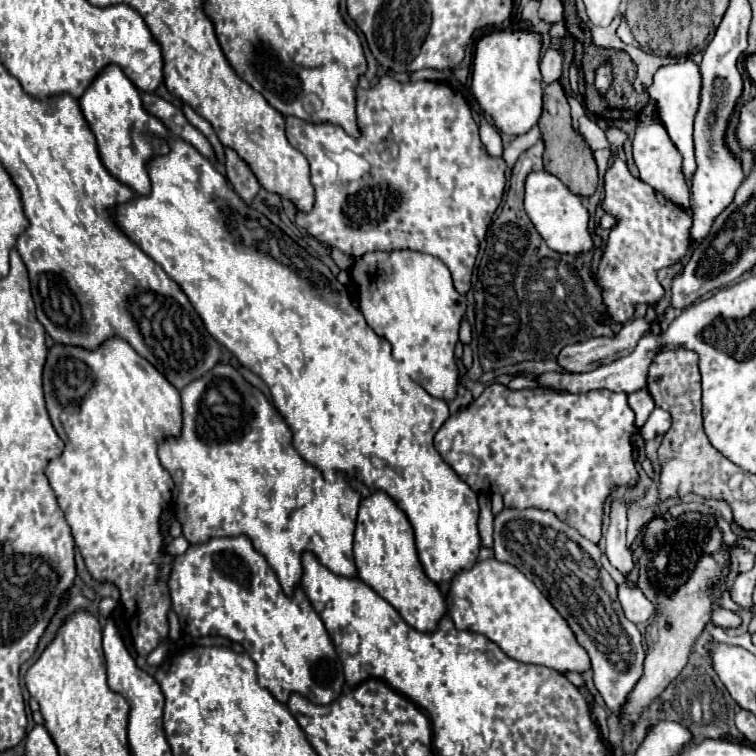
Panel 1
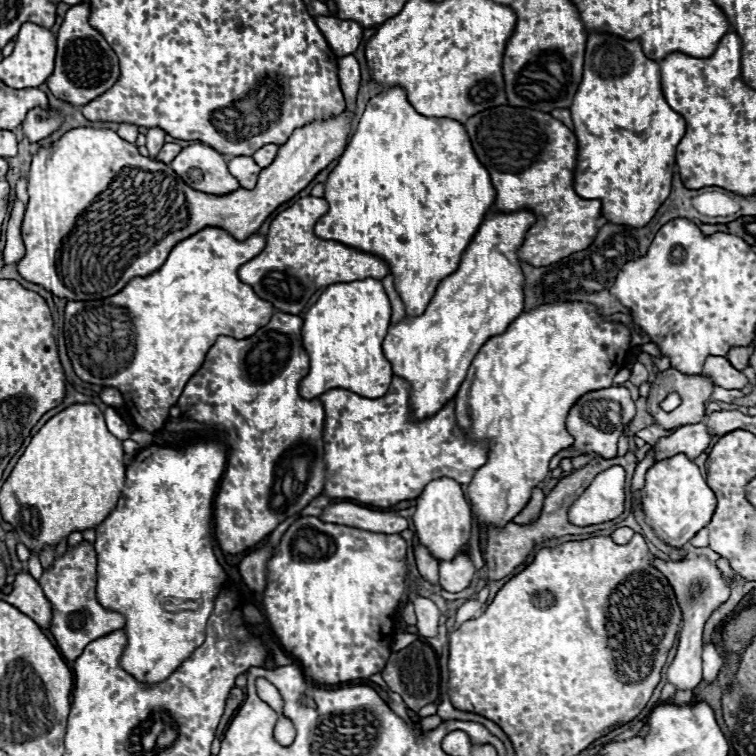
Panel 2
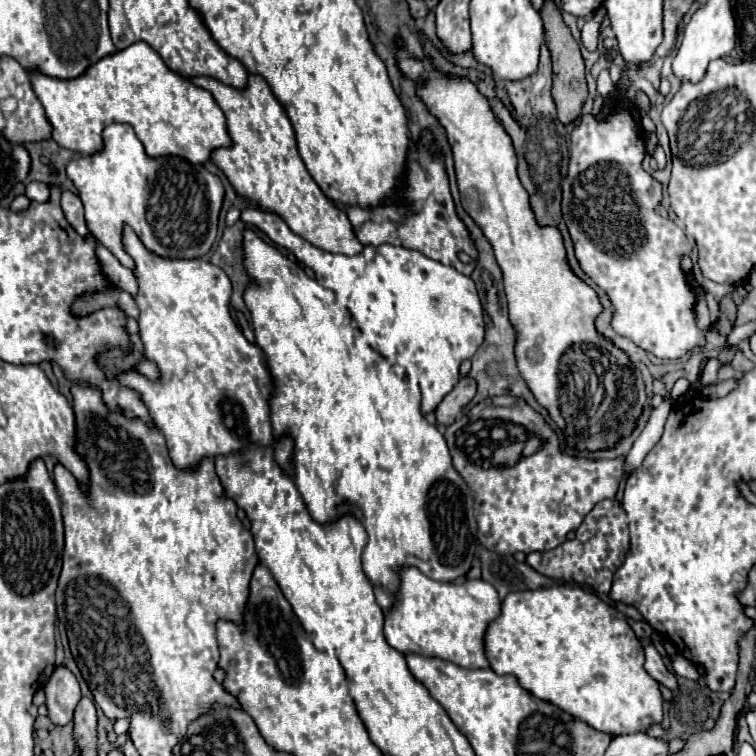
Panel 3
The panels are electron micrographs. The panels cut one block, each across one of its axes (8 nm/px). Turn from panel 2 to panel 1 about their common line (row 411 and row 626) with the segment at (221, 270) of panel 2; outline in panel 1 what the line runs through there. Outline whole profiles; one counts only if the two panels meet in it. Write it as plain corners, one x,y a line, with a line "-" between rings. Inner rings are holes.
112,338
106,340
106,344
102,344
102,348
90,352
84,348
66,348
60,344
54,344
52,350
48,352
48,360
44,366
44,396
46,396
46,408
52,420
54,430
58,432
58,436
64,440
66,448
62,452
60,458
52,460
46,468
46,476
48,482
58,498
58,504
66,516
66,522
72,530
76,548
80,550
86,568
90,572
90,576
96,582
110,582
120,590
120,602
122,606
126,606
126,610
130,612
130,634
134,638
134,648
138,652
138,656
148,656
152,650
156,650
160,646
160,642
168,636
168,612
172,608
172,600
170,600
170,590
168,590
168,576
172,572
172,564
174,558
166,552
166,544
164,544
164,536
162,536
162,526
160,526
160,516
164,512
164,508
168,506
170,498
172,498
172,488
174,482
170,478
170,474
162,468
160,460
158,460
158,444
170,436
178,438
182,432
182,408
180,408
180,392
142,356
138,356
130,344
126,344
124,340

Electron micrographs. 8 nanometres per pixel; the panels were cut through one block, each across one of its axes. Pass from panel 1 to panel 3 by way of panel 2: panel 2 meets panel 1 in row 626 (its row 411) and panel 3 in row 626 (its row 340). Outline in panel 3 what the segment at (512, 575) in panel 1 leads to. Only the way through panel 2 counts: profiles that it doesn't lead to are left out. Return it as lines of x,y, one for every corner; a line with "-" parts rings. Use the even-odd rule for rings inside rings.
580,586
510,592
502,600
500,616
486,628
484,652
494,672
518,676
528,692
534,692
540,700
558,704
564,712
570,712
594,730
606,734
634,734
646,732
650,724
660,724
662,720
664,700
658,682
644,670
642,644
628,626
626,616

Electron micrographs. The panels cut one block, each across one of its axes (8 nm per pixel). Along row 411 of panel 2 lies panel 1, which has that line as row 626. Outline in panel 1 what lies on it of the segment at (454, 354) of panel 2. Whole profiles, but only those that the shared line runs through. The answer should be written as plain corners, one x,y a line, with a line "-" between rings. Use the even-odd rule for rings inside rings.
374,492
360,502
356,532
354,532
354,562
358,578
370,584
386,602
398,608
400,616
420,632
434,632
446,616
446,598
436,582
432,582
416,552
414,530
406,514
384,492

